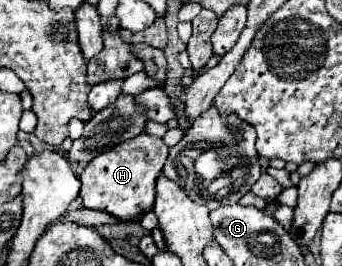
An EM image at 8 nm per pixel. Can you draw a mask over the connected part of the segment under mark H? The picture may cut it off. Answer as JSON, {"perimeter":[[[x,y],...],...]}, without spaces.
{"perimeter":[[[141,133],[139,137],[119,143],[111,151],[97,155],[79,175],[83,207],[105,211],[123,223],[137,221],[139,215],[153,209],[155,179],[165,165],[167,153],[169,147],[161,137]]]}

